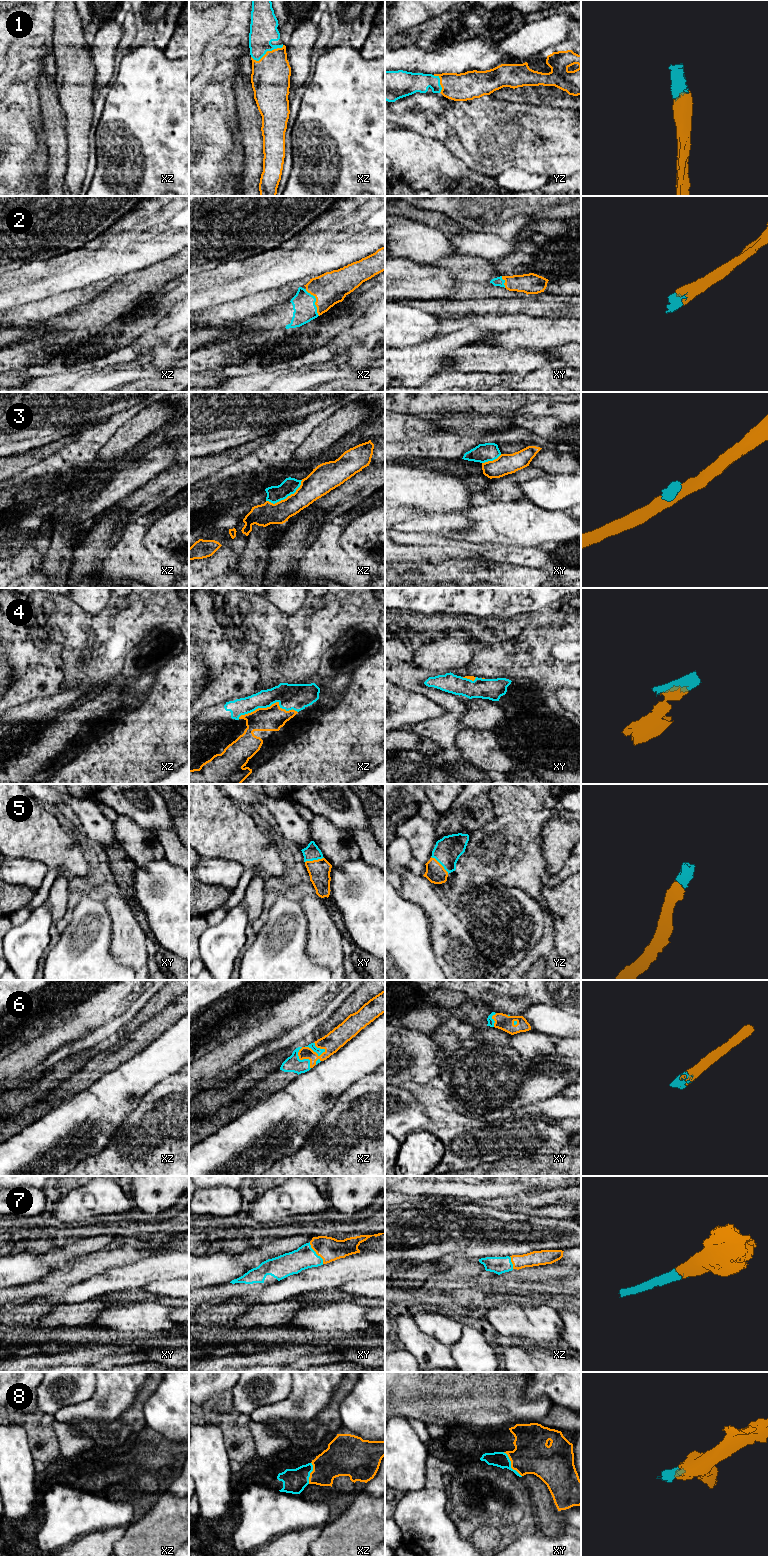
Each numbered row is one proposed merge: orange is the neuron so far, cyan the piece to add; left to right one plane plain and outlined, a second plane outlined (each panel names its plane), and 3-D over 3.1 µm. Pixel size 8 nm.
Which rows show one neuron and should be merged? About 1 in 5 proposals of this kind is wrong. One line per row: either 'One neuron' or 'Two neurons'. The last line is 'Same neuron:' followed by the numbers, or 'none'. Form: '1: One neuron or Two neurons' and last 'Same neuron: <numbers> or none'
1: One neuron
2: One neuron
3: Two neurons
4: One neuron
5: One neuron
6: One neuron
7: One neuron
8: One neuron
Same neuron: 1, 2, 4, 5, 6, 7, 8

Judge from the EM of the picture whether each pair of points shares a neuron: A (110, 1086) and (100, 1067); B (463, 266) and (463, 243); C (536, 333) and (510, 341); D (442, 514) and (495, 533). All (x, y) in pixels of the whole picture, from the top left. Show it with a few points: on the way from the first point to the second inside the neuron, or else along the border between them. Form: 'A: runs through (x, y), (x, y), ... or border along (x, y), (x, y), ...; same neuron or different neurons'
A: border along (119, 1064), (112, 1070), (105, 1072), (85, 1088); different neurons
B: border along (455, 253), (481, 256), (486, 259); different neurons
C: runs through (530, 333), (518, 333), (516, 335); same neuron
D: border along (474, 505), (465, 511), (469, 525), (452, 532); different neurons

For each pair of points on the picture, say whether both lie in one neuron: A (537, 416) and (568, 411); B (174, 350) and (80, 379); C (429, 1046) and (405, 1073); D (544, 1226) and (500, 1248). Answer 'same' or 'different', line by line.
A: same
B: same
C: same
D: same

